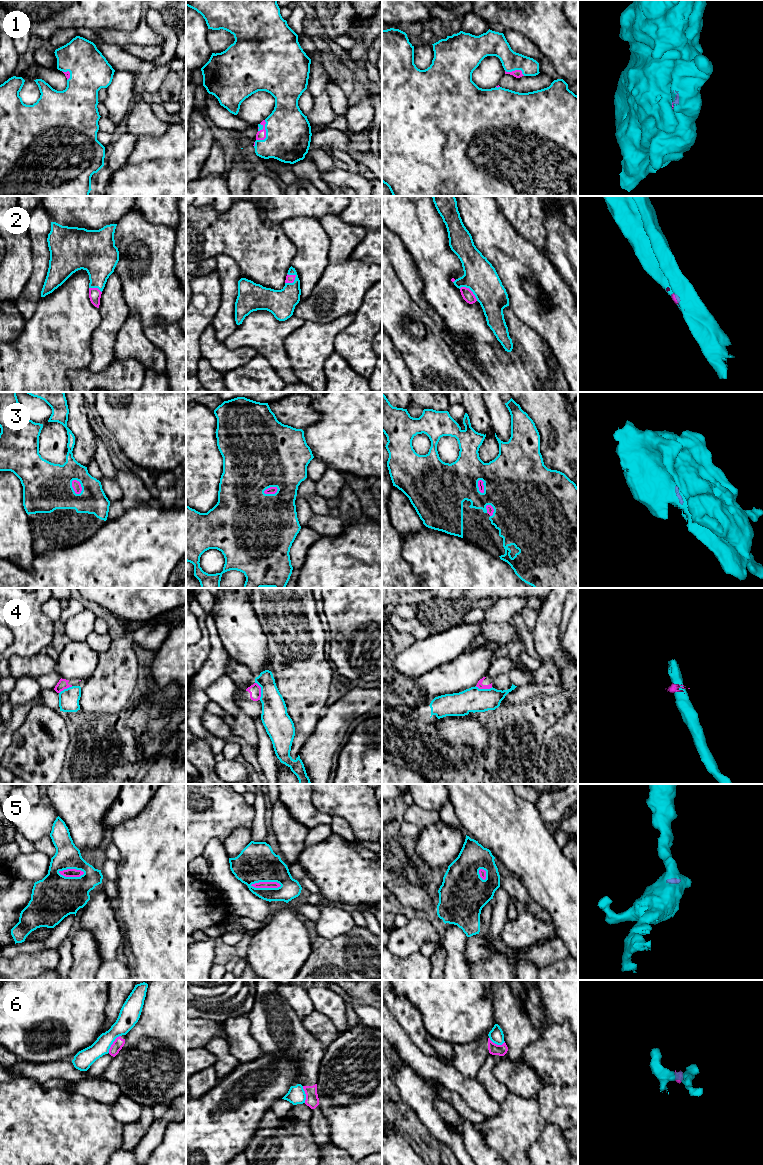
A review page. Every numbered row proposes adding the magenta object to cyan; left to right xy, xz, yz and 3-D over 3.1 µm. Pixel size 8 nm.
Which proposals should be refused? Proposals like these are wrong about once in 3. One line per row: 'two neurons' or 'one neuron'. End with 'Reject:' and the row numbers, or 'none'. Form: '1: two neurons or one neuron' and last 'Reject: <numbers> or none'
1: one neuron
2: one neuron
3: one neuron
4: two neurons
5: one neuron
6: two neurons
Reject: 4, 6

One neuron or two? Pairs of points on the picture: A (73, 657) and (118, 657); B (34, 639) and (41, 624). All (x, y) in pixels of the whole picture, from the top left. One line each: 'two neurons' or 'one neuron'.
A: two neurons
B: one neuron

